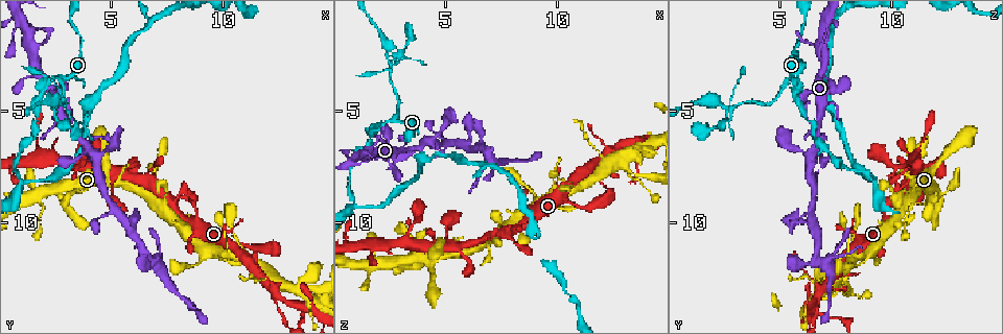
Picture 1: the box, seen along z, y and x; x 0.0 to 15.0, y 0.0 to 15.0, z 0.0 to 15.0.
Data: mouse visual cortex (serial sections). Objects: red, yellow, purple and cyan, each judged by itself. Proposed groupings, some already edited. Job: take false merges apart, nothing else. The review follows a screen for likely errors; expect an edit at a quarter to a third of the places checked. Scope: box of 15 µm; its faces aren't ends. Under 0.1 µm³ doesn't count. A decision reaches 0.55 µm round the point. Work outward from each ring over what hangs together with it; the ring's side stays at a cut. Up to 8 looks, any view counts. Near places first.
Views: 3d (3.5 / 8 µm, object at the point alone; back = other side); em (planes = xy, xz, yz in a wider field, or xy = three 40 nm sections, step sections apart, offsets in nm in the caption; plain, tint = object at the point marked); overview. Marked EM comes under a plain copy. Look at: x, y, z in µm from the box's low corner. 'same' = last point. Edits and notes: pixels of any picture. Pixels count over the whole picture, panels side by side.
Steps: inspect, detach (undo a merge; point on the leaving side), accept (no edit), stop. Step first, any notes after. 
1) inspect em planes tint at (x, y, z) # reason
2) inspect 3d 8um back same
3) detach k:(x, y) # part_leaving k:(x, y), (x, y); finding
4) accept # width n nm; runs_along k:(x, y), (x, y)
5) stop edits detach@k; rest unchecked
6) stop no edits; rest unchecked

inspect 3d 8um at (2.7, 3.6, 5.2) # sharp bend

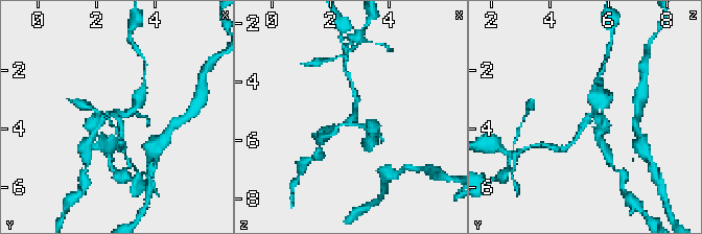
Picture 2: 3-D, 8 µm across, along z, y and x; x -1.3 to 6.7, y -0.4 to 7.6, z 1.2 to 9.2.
inspect em xy step 2 tint at (2.8, 3.7, 5.4)

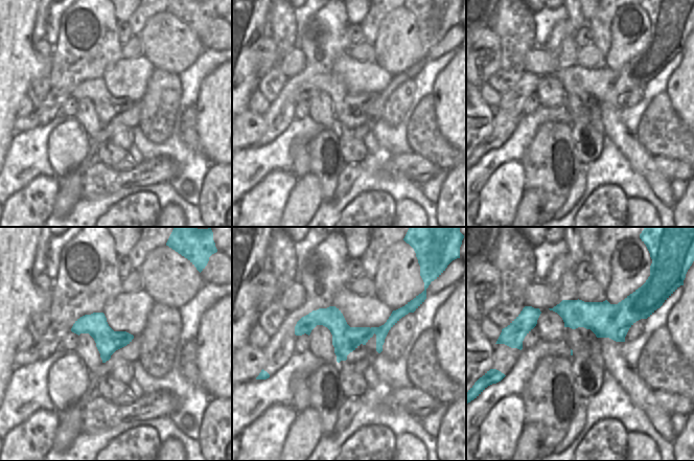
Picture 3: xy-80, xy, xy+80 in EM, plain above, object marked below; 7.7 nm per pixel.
detach 2:(120, 133) # arm_widths 150, 200, 250 nm; border 3:(611, 304), (616, 327), (599, 337); a second cell is stuck on

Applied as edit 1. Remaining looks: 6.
inspect 3d 3.5um at (7.0, 7.6, 10.9) # narrows sharply

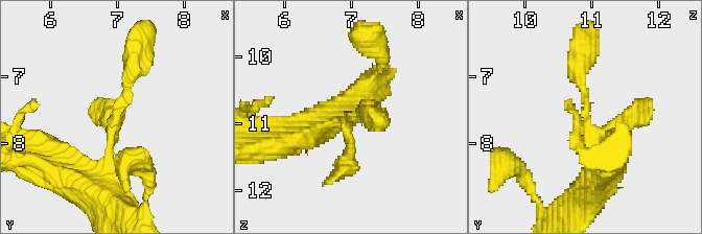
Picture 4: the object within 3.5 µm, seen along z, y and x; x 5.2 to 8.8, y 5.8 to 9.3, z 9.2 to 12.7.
inspect em xy step 3 tint at (6.95, 7.65, 10.90)

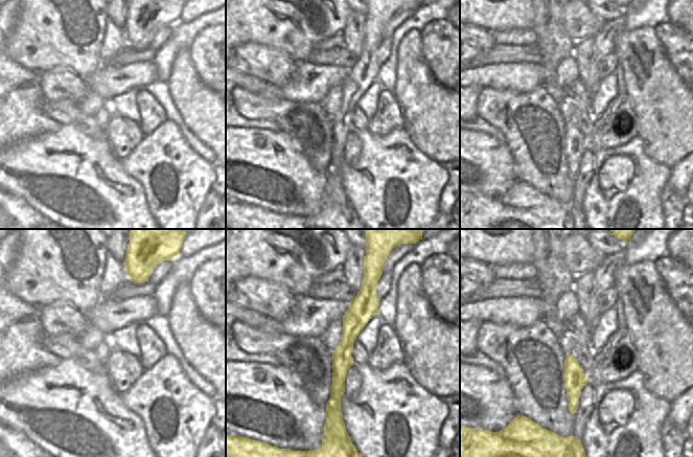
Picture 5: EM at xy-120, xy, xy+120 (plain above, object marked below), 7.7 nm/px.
accept # one cell here

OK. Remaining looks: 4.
inspect 3d 3.5um at (12.4, 13.2, 6.7) # narrows sharply

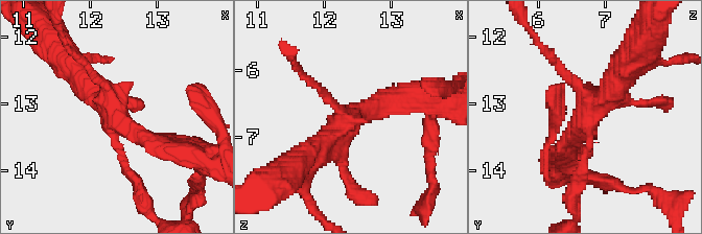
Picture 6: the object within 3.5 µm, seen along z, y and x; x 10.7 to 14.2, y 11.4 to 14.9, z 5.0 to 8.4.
inspect em xy step 5 tint at (12.45, 13.30, 6.70)

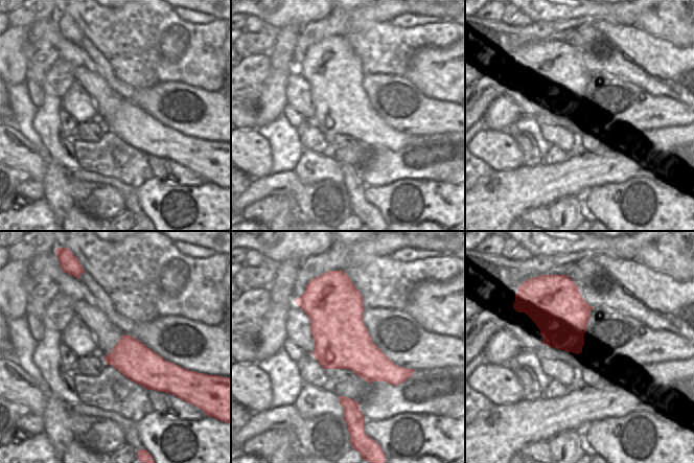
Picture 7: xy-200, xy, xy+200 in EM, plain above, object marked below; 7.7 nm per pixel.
accept # runs_along 6:(78, 76), (130, 131), (178, 150); one cell here

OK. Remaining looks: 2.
stop edits detach@2; rest unchecked

